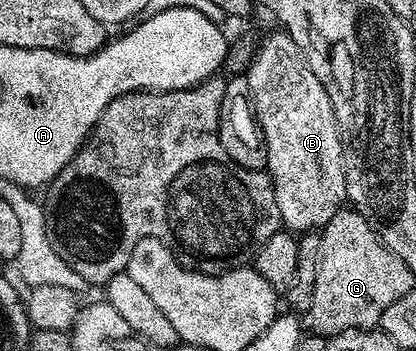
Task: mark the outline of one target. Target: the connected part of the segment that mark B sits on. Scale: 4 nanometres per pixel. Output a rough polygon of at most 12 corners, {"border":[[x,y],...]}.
{"border":[[288,33],[247,69],[281,224],[346,204],[345,147]]}

